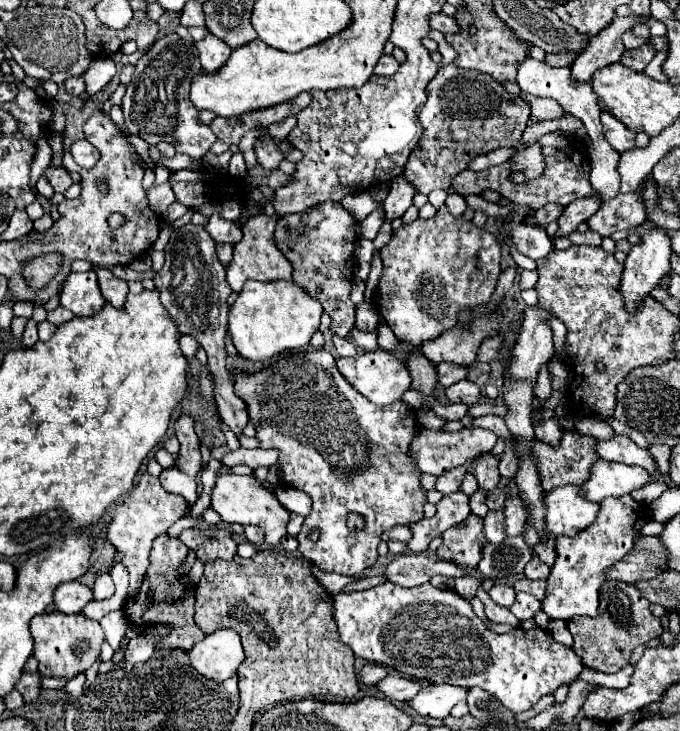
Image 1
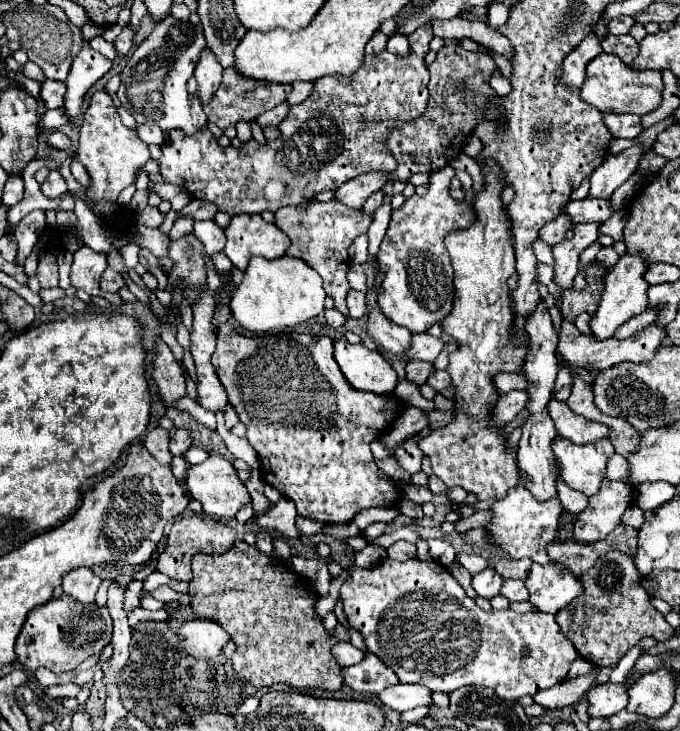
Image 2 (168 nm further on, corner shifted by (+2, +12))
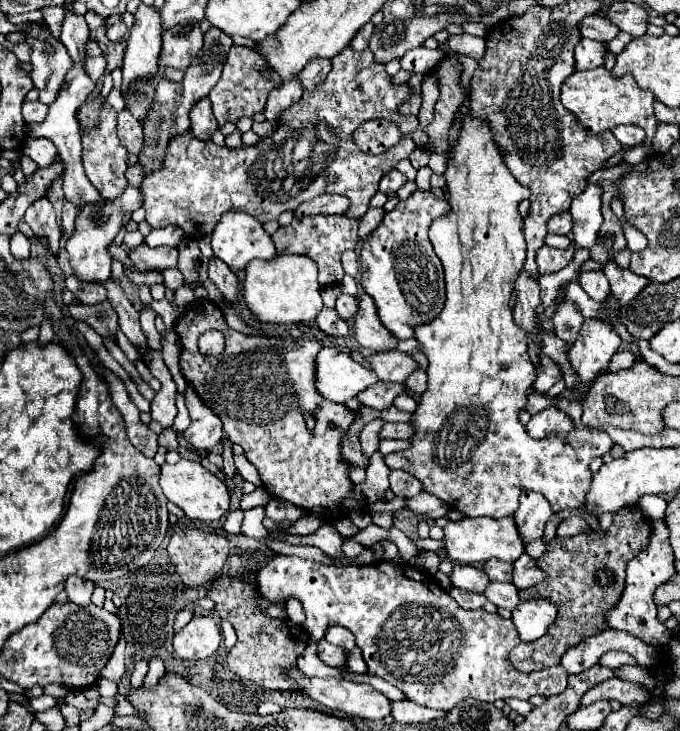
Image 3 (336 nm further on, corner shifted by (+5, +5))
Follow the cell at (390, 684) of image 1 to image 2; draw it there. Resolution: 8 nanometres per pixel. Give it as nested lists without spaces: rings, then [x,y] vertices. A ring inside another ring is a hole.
[[[368,652],[366,660],[362,660],[362,664],[344,668],[344,682],[352,690],[378,694],[384,688],[398,684],[400,680],[386,664],[382,664],[382,660],[378,660],[378,656]]]

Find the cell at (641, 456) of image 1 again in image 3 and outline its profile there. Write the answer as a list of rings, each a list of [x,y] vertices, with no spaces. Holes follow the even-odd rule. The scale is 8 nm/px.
[[[549,407],[531,417],[531,421],[527,423],[527,433],[533,439],[543,439],[543,437],[555,435],[559,431],[571,431],[571,425],[573,425],[571,419],[563,411]]]

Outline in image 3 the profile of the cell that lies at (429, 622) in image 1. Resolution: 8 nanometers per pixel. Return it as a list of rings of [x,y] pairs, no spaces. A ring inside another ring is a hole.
[[[277,555],[267,567],[257,573],[257,587],[259,595],[275,605],[283,605],[289,597],[299,599],[307,615],[305,631],[311,641],[323,639],[331,625],[349,629],[355,635],[359,649],[363,651],[363,659],[369,667],[367,673],[395,685],[405,693],[409,701],[423,707],[449,711],[467,697],[489,703],[507,697],[551,697],[563,693],[567,687],[567,671],[561,665],[543,671],[521,673],[509,663],[509,651],[519,643],[515,625],[509,619],[501,619],[497,613],[487,613],[483,609],[461,609],[429,573],[409,567],[407,563],[379,561],[375,565],[351,565],[343,569],[339,565],[327,567],[317,561]]]

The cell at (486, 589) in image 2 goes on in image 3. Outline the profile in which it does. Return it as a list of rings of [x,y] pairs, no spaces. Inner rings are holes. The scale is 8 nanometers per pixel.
[[[455,565],[451,575],[449,575],[453,587],[463,589],[463,591],[473,591],[473,593],[483,593],[483,587],[487,587],[489,577],[483,569],[477,569],[473,565]]]

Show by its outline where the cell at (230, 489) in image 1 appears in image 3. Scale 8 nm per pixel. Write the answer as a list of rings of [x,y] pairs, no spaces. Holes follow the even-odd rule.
[[[181,459],[175,465],[165,463],[161,467],[161,489],[167,501],[181,507],[191,521],[215,521],[229,511],[229,493],[225,483],[197,461]]]

